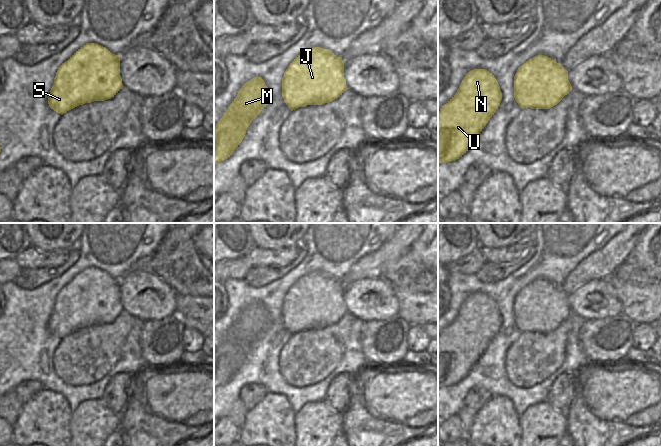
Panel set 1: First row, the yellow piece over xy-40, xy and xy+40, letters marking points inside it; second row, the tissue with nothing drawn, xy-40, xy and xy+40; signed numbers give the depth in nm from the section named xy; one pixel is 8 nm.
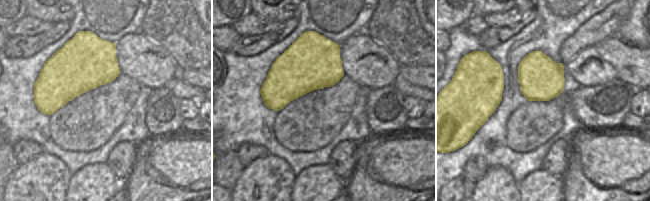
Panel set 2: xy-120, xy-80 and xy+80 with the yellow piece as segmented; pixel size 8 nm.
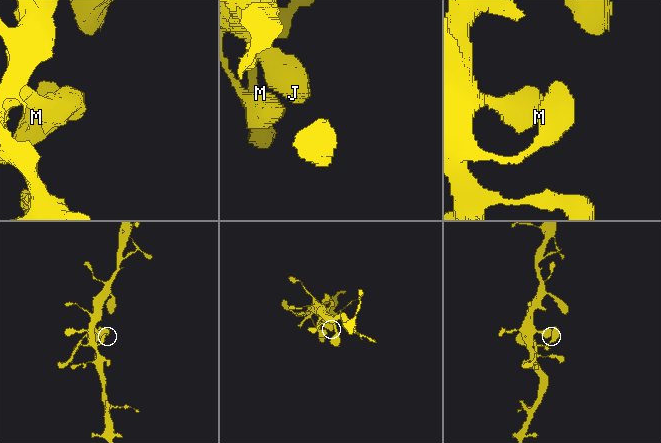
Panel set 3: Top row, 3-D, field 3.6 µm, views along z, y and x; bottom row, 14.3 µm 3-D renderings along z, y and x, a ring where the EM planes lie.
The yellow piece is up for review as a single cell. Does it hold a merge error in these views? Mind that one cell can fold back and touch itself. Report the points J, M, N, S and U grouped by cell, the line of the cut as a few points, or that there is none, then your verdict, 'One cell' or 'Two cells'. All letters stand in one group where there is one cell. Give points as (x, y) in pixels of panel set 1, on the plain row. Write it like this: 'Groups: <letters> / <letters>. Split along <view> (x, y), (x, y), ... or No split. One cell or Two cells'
Groups: J M N S U. No split. One cell

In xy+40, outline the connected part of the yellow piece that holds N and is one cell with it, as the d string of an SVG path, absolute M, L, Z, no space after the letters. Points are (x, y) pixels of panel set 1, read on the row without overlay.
M473 293L456 318L438 336L438 389L462 381L494 339L502 324L492 297Z

